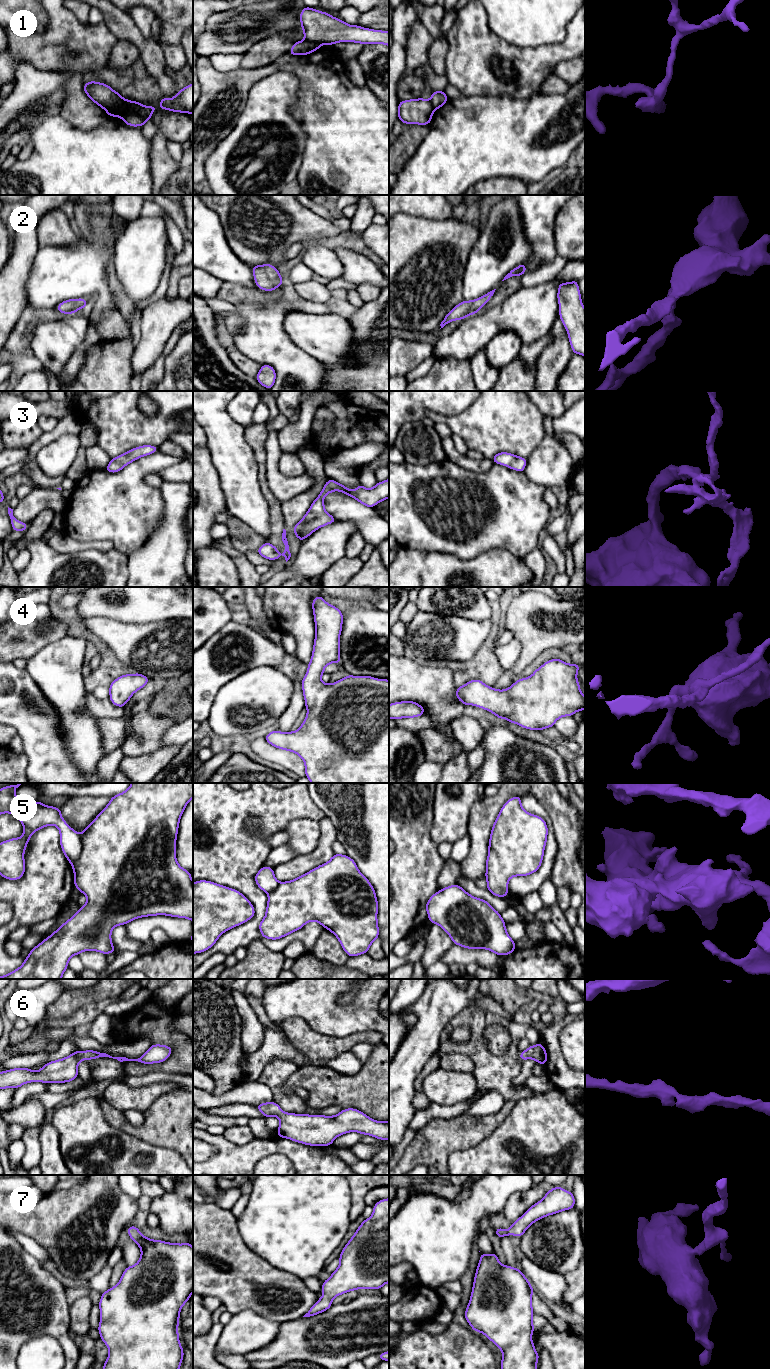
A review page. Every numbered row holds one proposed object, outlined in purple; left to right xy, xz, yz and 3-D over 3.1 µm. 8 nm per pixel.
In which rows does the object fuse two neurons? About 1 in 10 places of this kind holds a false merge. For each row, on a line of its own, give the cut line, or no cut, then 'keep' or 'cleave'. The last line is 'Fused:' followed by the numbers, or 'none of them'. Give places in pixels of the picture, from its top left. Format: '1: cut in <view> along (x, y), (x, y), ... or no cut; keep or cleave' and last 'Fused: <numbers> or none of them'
1: cut in xy along (125, 99), (107, 112); cleave
2: no cut; keep
3: no cut; keep
4: no cut; keep
5: no cut; keep
6: no cut; keep
7: no cut; keep
Fused: 1

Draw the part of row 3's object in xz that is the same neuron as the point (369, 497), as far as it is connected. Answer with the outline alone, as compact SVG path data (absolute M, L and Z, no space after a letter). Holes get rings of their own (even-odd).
M389 478L383 482L377 482L371 489L366 489L360 483L354 491L335 480L326 481L322 491L312 502L304 517L293 527L294 534L301 542L317 529L337 521L326 512L324 507L324 497L333 491L340 491L356 499L362 505L373 508L379 502L389 498Z

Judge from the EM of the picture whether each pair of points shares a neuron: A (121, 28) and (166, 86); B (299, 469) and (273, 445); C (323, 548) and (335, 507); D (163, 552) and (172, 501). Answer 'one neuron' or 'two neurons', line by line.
A: one neuron
B: two neurons
C: two neurons
D: one neuron

